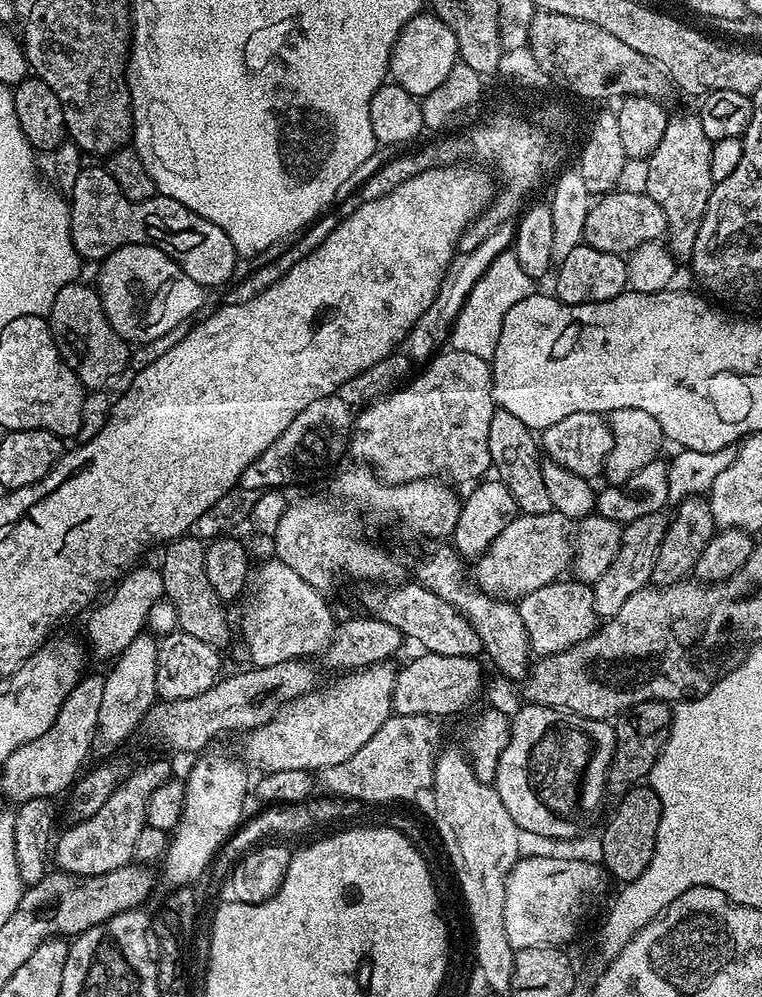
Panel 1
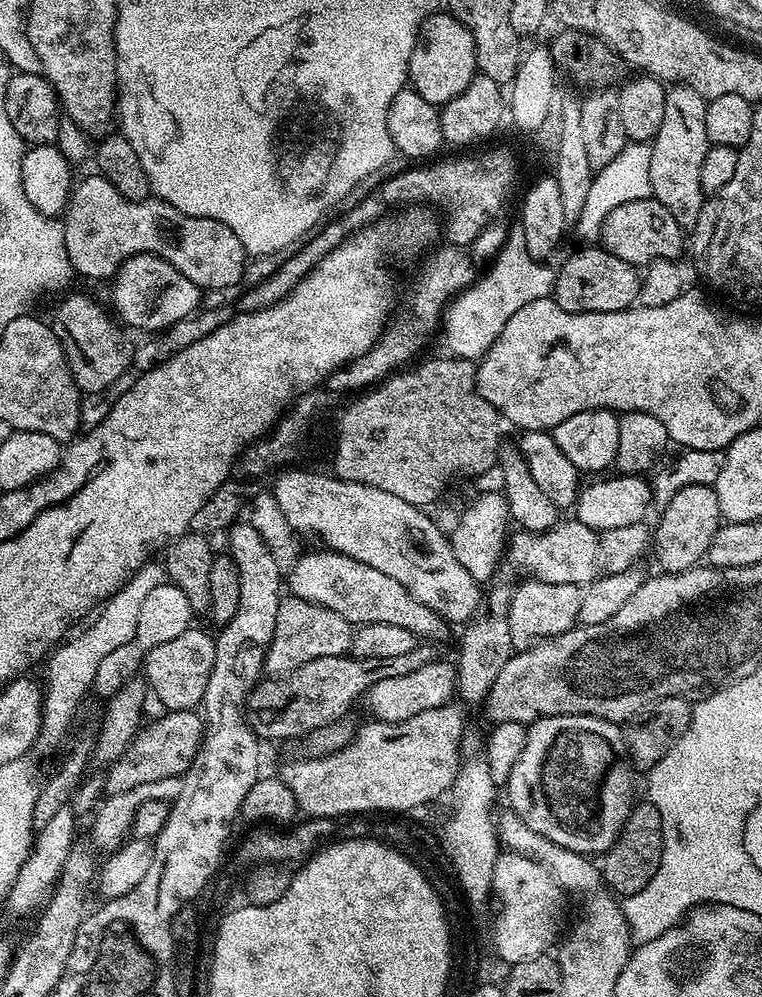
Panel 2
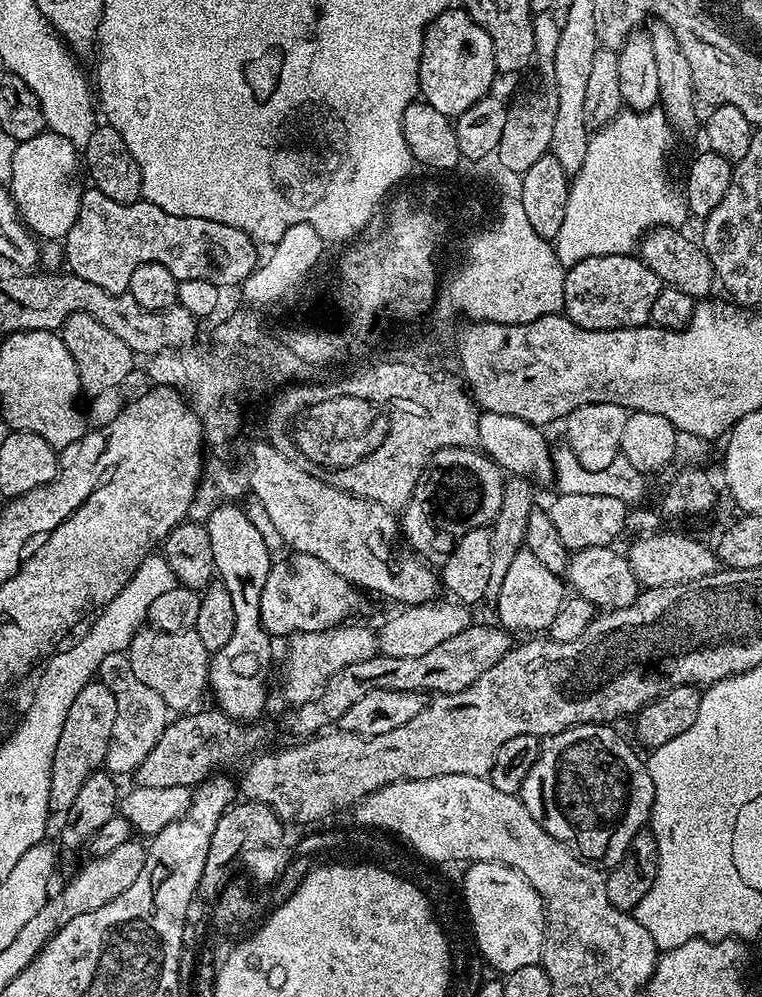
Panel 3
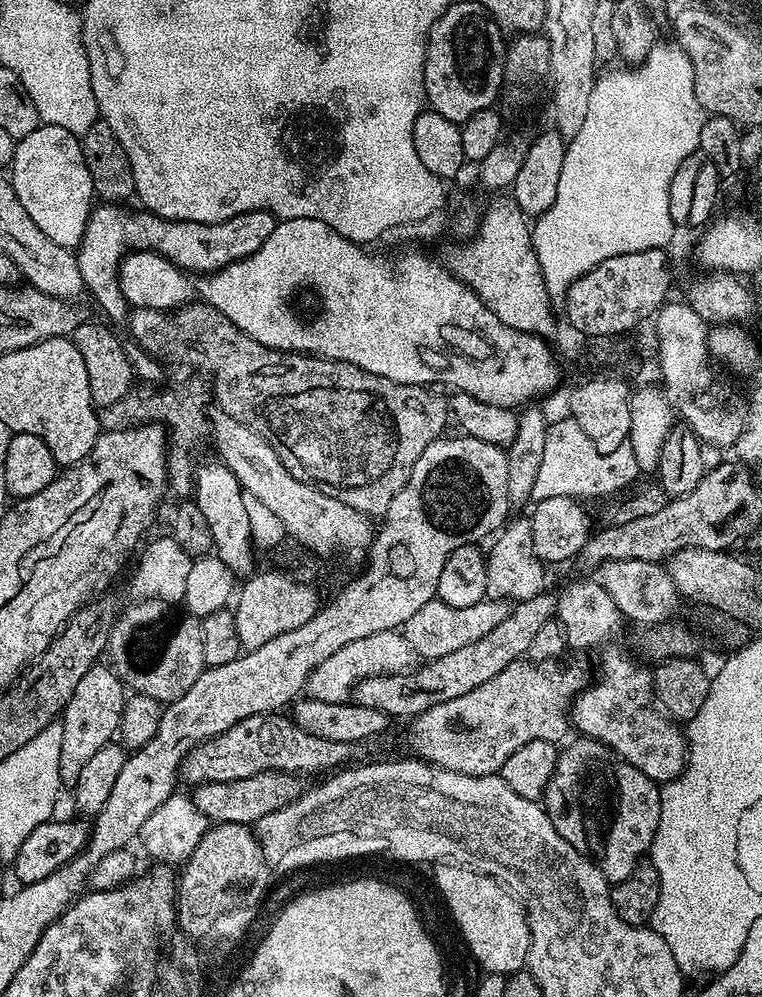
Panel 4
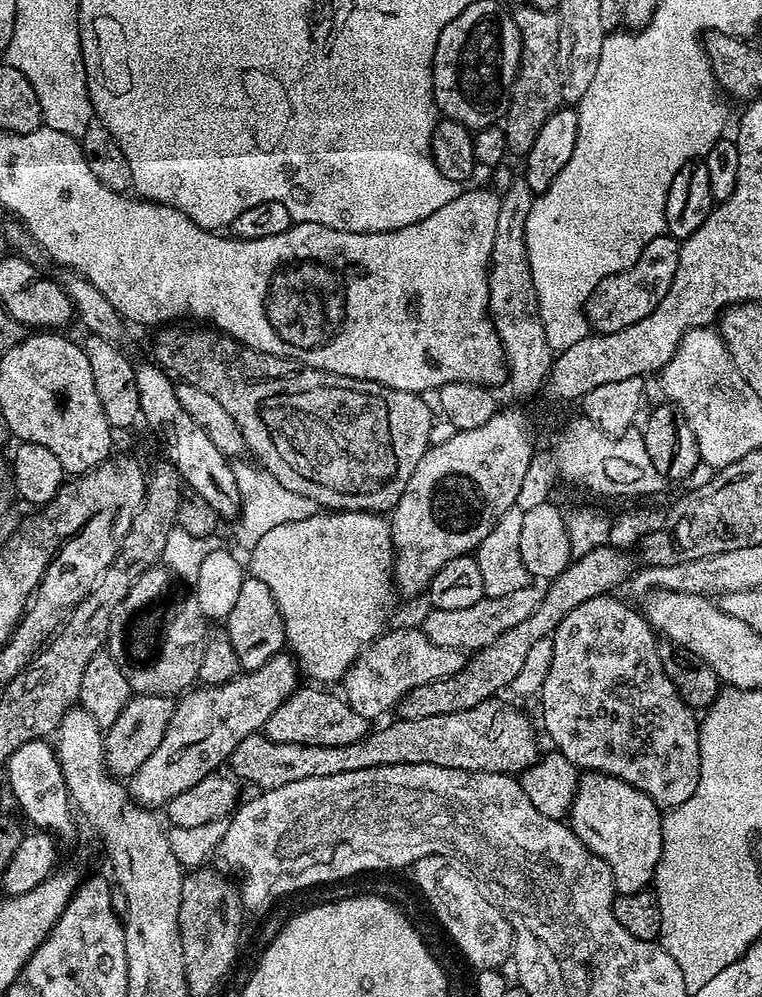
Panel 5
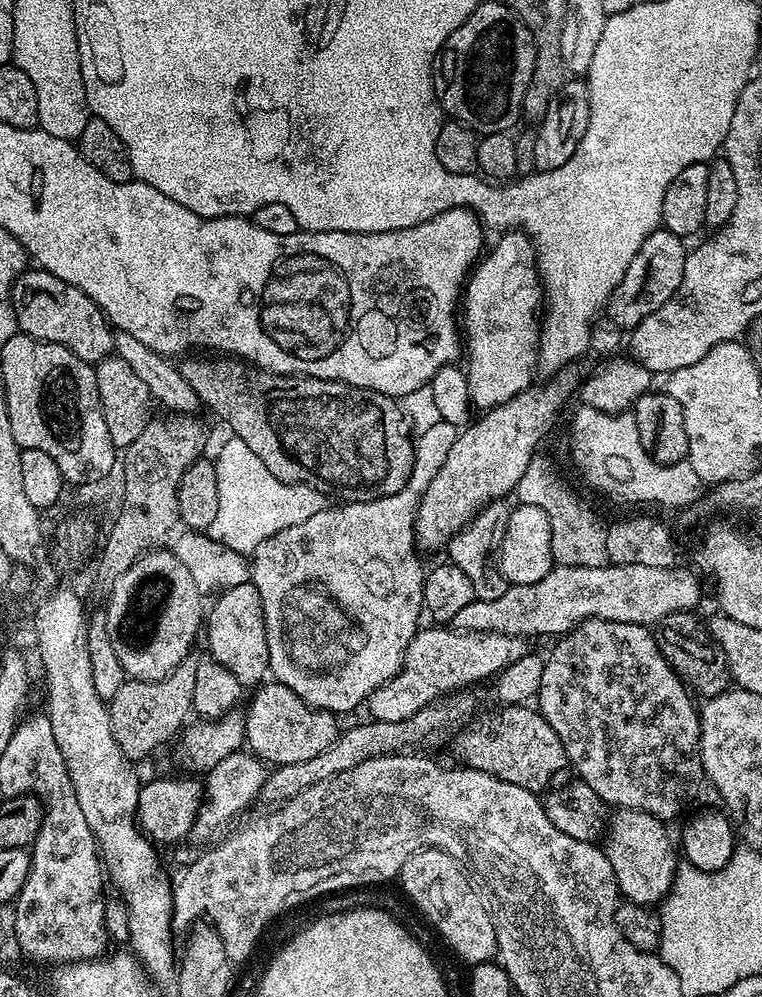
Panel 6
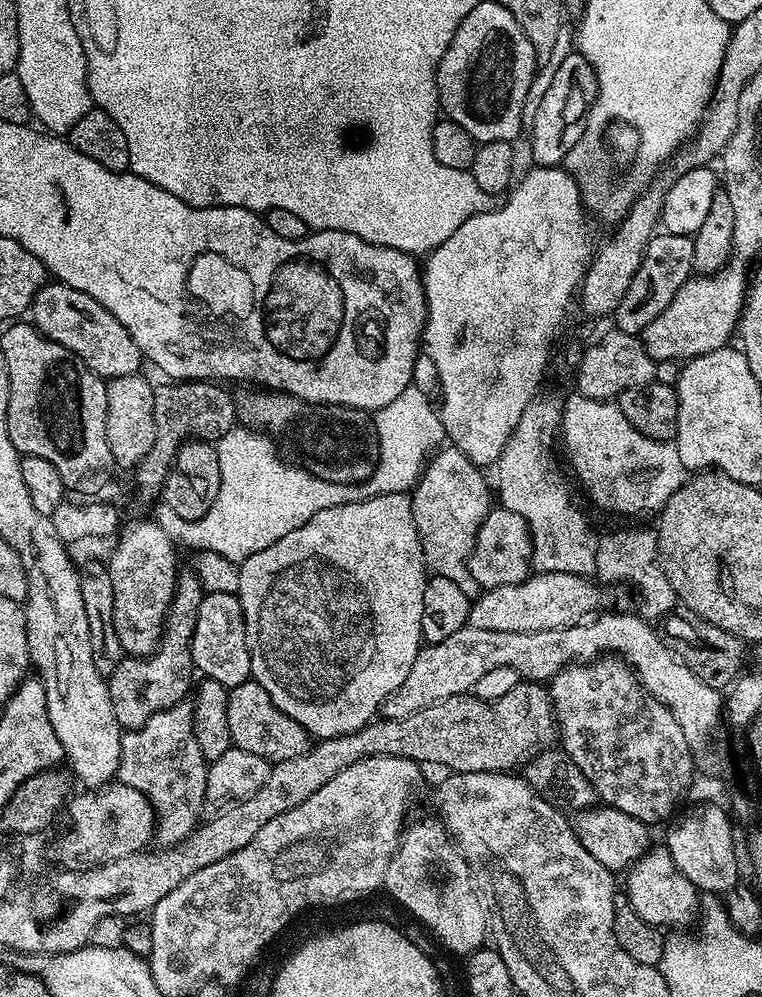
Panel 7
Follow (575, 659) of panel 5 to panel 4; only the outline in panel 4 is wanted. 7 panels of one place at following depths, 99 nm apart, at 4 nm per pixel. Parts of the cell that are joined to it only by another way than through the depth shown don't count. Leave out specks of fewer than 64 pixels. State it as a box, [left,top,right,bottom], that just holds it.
[555,582,688,782]

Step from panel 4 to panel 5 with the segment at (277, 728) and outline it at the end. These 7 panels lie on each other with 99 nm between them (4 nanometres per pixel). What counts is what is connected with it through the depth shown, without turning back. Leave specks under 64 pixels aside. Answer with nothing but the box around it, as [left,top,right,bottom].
[230,698,538,790]

